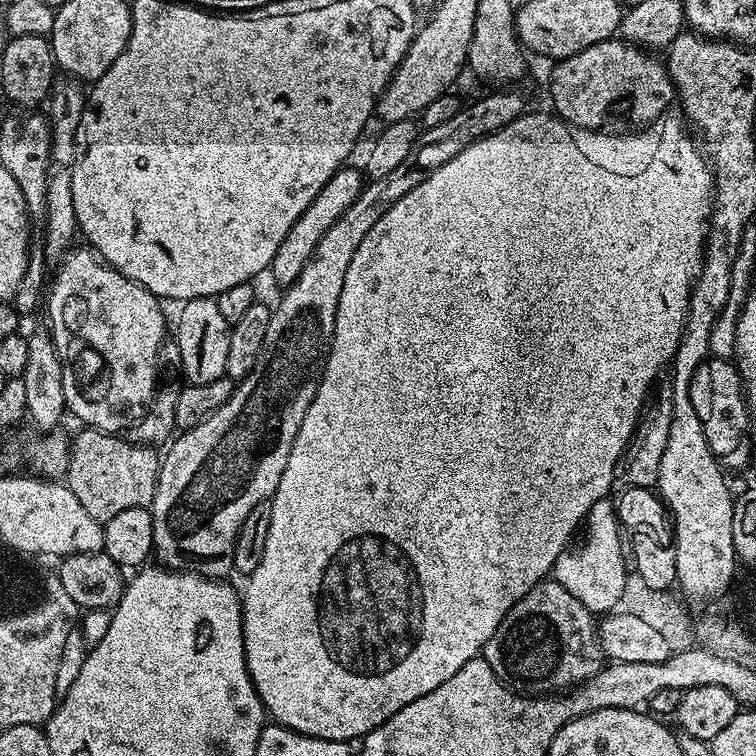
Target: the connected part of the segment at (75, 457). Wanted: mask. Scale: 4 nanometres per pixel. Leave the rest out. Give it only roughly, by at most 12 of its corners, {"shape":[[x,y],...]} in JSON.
{"shape":[[87,426],[66,483],[100,524],[148,508],[155,447]]}

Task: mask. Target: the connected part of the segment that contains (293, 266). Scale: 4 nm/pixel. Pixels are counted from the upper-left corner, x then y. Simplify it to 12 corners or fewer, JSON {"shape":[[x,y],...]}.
{"shape":[[342,167],[282,238],[270,269],[302,274],[322,234],[358,198],[359,167]]}

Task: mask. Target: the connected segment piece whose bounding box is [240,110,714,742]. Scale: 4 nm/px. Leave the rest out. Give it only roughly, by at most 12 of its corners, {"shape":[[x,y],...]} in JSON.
{"shape":[[525,111],[342,282],[243,581],[352,742],[553,571],[714,186]]}

